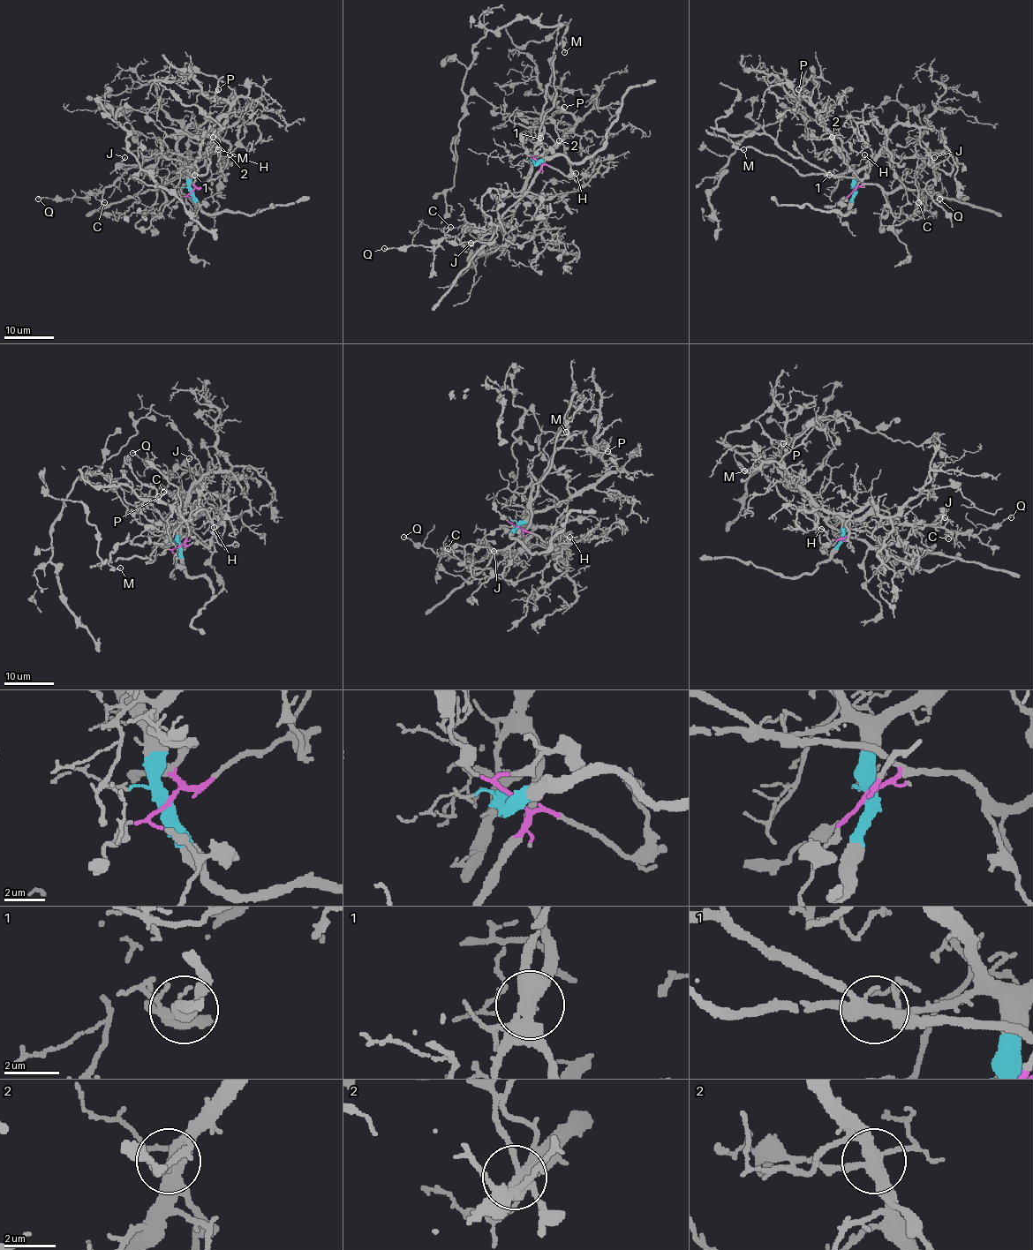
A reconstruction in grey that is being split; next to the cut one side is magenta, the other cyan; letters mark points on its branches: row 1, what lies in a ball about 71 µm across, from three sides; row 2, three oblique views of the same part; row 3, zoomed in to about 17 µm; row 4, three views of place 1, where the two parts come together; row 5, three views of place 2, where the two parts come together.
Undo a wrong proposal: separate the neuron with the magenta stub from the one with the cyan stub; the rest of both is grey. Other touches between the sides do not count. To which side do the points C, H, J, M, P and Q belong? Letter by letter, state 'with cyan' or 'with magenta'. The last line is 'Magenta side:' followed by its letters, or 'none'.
C: with cyan
H: with magenta
J: with cyan
M: with magenta
P: with cyan
Q: with cyan
Magenta side: H, M

